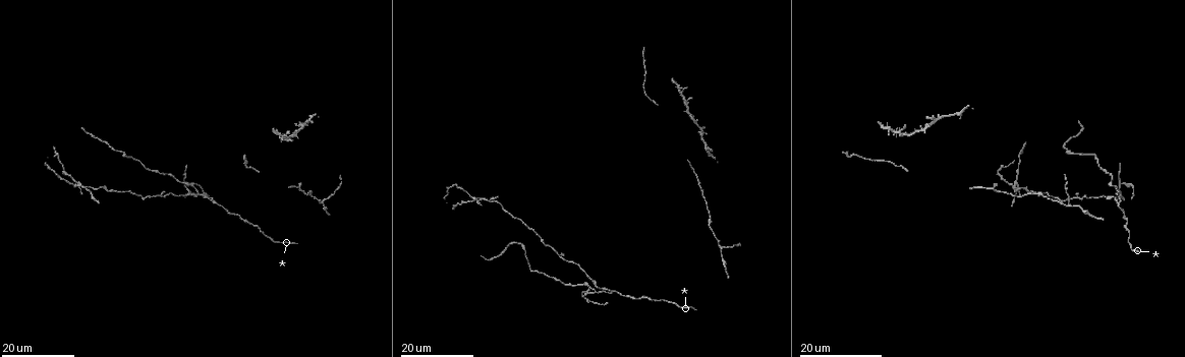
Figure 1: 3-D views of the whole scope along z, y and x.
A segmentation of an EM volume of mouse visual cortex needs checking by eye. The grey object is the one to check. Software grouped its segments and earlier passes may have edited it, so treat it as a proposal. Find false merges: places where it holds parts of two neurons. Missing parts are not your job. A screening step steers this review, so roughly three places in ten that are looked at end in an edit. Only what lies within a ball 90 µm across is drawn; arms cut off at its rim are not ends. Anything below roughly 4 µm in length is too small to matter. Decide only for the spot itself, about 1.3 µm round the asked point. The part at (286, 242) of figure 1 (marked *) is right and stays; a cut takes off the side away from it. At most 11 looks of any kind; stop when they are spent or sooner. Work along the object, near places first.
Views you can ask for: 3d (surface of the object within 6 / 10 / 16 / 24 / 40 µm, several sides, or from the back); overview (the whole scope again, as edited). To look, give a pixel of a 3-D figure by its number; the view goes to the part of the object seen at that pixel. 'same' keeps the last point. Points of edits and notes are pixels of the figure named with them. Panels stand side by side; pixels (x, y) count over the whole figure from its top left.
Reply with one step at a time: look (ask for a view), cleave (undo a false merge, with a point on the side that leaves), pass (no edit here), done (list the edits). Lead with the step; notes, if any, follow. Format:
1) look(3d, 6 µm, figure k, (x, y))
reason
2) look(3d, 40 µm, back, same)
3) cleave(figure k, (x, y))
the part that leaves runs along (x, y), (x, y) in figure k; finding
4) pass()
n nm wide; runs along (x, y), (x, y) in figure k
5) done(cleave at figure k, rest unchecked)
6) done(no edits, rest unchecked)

look(3d, 16 µm, figure 1, (1070, 203))

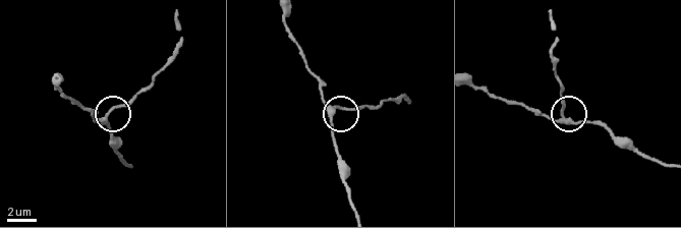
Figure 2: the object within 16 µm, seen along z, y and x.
look(3d, 10 µm, figure 2, (105, 118))

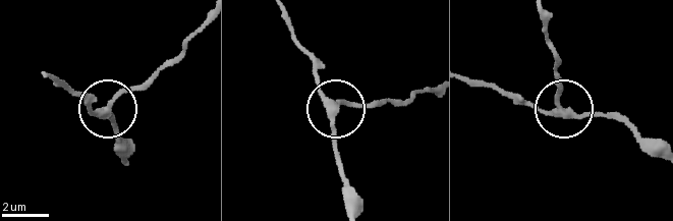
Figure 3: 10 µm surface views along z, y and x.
pass()
3 arms; one neuron here

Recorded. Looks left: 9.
look(3d, 24 µm, figure 1, (992, 188))
a fork

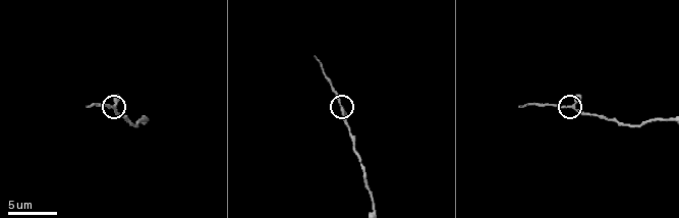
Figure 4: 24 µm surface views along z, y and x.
look(3d, 10 µm, figure 4, (341, 109))

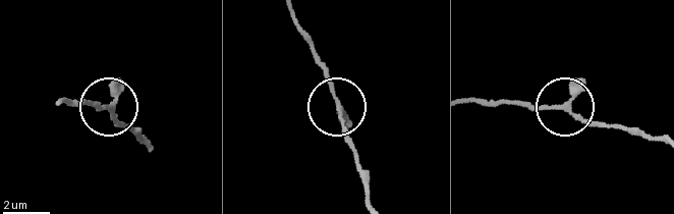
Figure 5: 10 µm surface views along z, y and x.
pass()
runs along (372, 204), (327, 69), (314, 48) in figure 5; continuous, no second neuron

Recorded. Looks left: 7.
look(3d, 16 µm, figure 1, (613, 289))
thin arm on a thick one

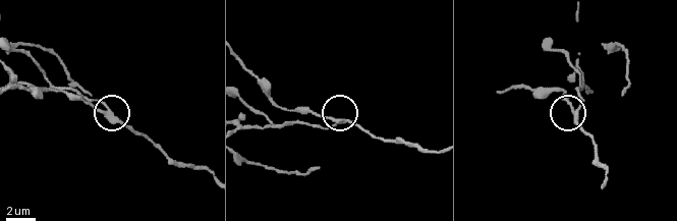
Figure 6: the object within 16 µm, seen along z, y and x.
look(3d, 10 µm, figure 6, (577, 109))

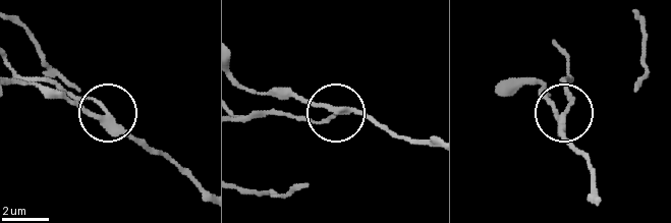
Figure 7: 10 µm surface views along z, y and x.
pass()
3 arms; runs along (201, 192), (108, 111), (63, 90) in figure 7; one neuron here

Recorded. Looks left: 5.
look(3d, 24 µm, figure 1, (598, 292))
side arm on a straight run

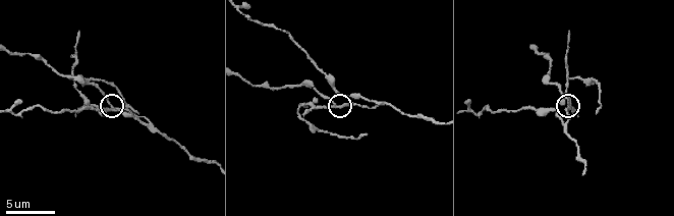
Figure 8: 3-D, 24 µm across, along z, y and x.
look(3d, 10 µm, figure 8, (110, 106))
closer look

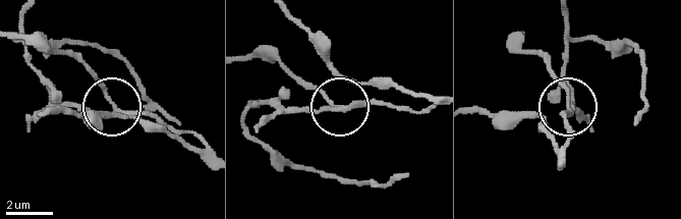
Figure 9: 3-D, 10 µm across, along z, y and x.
cleave(figure 9, (306, 107))
3 arms; the part that leaves runs along (569, 115), (565, 45), (618, 40), (644, 68), (635, 125) in figure 9; two neurons meet here

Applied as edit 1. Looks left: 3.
look(3d, 24 µm, figure 1, (924, 130))
four or more arms meet

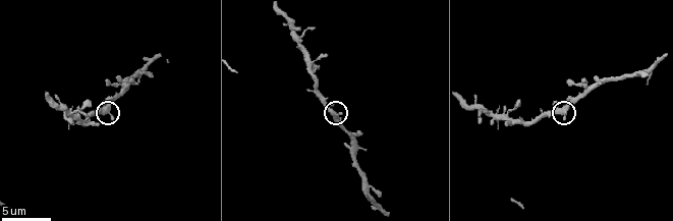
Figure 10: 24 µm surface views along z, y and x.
look(3d, 6 µm, figure 10, (104, 107))

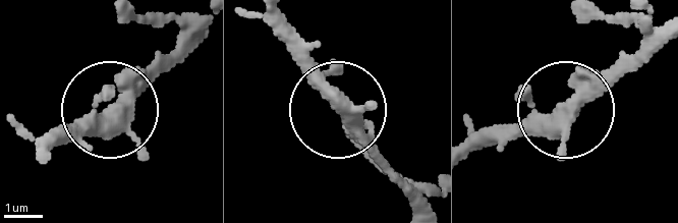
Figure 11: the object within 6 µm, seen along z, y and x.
pass()
4 arms; continuous, no second neuron

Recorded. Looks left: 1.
done(cleave at figure 9, rest unchecked)

